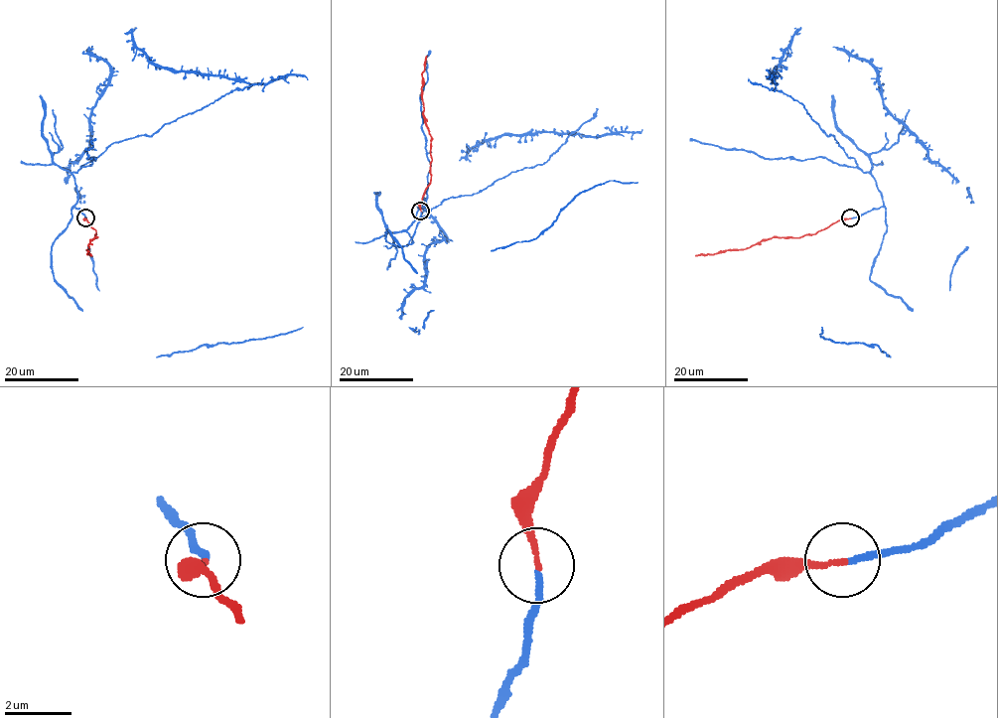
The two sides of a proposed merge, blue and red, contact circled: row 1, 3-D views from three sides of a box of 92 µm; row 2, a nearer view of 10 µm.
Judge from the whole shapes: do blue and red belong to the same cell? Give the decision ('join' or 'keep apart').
join

